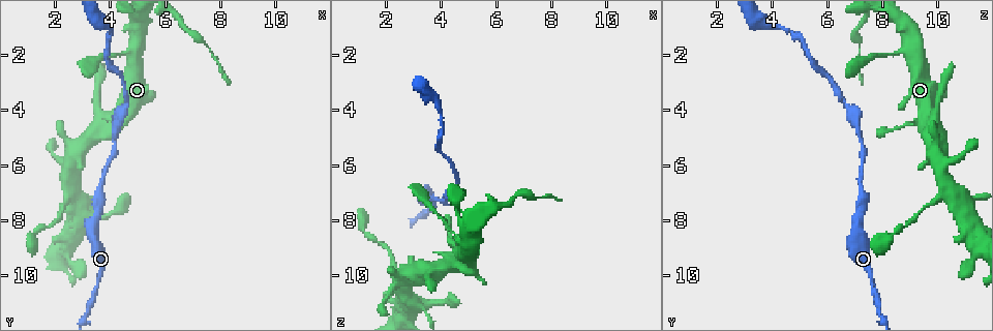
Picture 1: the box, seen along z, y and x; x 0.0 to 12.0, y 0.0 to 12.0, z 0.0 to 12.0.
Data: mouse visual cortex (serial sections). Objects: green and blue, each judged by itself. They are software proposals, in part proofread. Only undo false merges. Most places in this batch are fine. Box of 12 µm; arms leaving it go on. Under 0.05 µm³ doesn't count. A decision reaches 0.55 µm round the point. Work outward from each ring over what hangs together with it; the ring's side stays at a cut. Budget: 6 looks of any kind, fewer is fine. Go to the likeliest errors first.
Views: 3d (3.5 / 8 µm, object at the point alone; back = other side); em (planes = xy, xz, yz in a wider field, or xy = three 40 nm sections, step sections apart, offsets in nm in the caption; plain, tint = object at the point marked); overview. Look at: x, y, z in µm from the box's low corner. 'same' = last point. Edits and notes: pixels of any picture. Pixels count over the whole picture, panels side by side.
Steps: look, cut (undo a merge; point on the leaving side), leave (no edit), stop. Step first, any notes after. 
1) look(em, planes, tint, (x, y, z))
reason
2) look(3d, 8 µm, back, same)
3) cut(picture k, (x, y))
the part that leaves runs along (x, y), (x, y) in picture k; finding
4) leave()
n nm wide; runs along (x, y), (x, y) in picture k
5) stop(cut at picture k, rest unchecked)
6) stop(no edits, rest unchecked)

look(3d, 3.5 µm, (3.4, 7.2, 11.4))

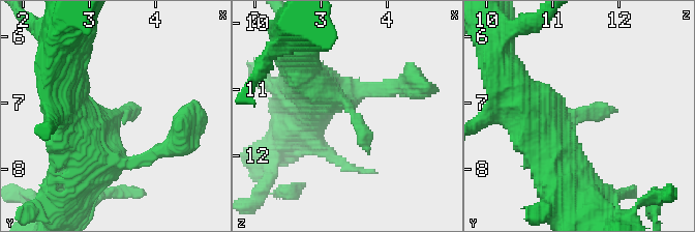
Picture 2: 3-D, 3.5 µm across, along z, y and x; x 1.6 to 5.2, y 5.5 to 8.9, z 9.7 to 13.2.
look(em, planes, tint, (3.45, 7.15, 11.40))

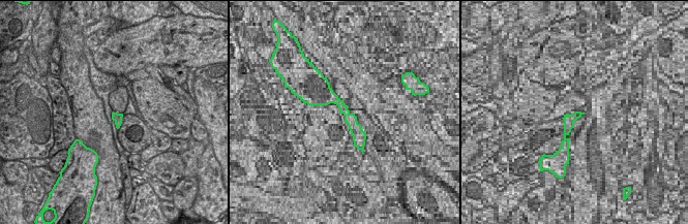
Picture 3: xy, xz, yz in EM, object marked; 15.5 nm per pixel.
leave()
runs along (305, 77), (350, 107), (368, 154) in picture 2; one cell here

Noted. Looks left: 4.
look(3d, 8 µm, (4.5, 4.5, 9.0))
calibre changes

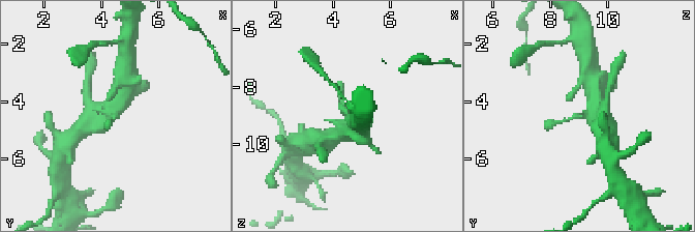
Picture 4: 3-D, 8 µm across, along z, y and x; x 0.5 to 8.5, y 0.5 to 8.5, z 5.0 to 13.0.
look(3d, 3.5 µm, (4.5, 4.6, 9.1))

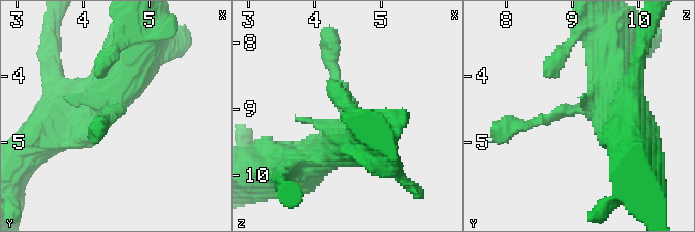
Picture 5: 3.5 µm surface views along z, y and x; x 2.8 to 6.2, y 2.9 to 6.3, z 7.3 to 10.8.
leave()
continuous, no second cell

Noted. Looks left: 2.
look(3d, 3.5 µm, (1.2, 8.5, 8.5))
sudden change in width

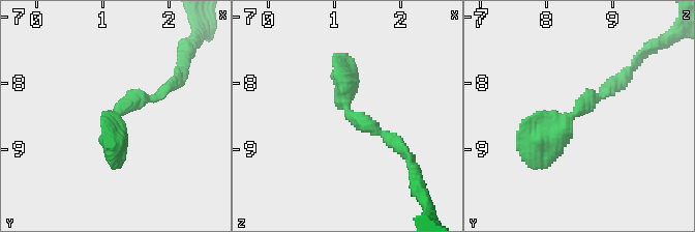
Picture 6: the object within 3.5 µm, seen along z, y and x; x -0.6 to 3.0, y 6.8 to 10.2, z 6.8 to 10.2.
look(em, xy, step 5, tint, (1.25, 8.45, 8.45))
need the tissue

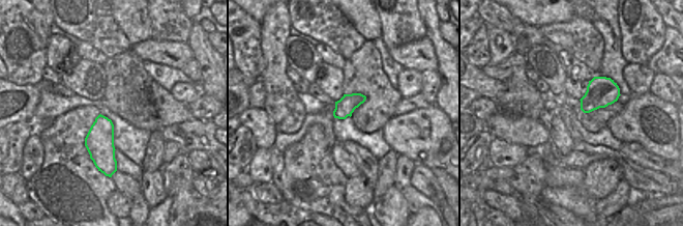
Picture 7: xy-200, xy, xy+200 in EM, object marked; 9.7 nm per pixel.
leave()
arms of 150, 400 nm; runs along (613, 85), (552, 126), (529, 158) in picture 6; continuous, no second cell

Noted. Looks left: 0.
stop(no edits, rest unchecked)

